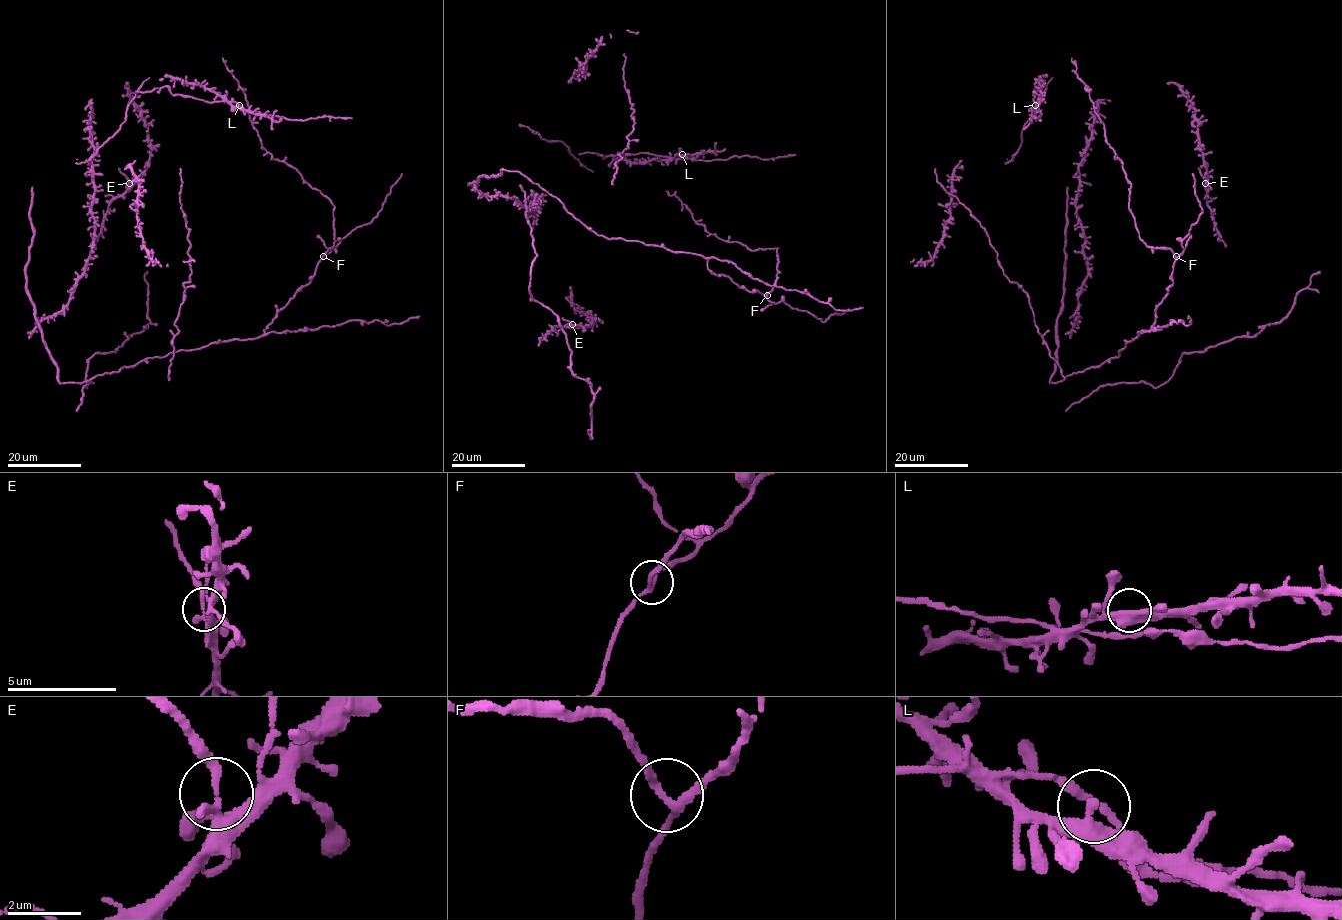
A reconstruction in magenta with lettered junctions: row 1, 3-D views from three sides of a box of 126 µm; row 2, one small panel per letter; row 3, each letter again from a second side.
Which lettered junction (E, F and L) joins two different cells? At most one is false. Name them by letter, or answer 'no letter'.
E

